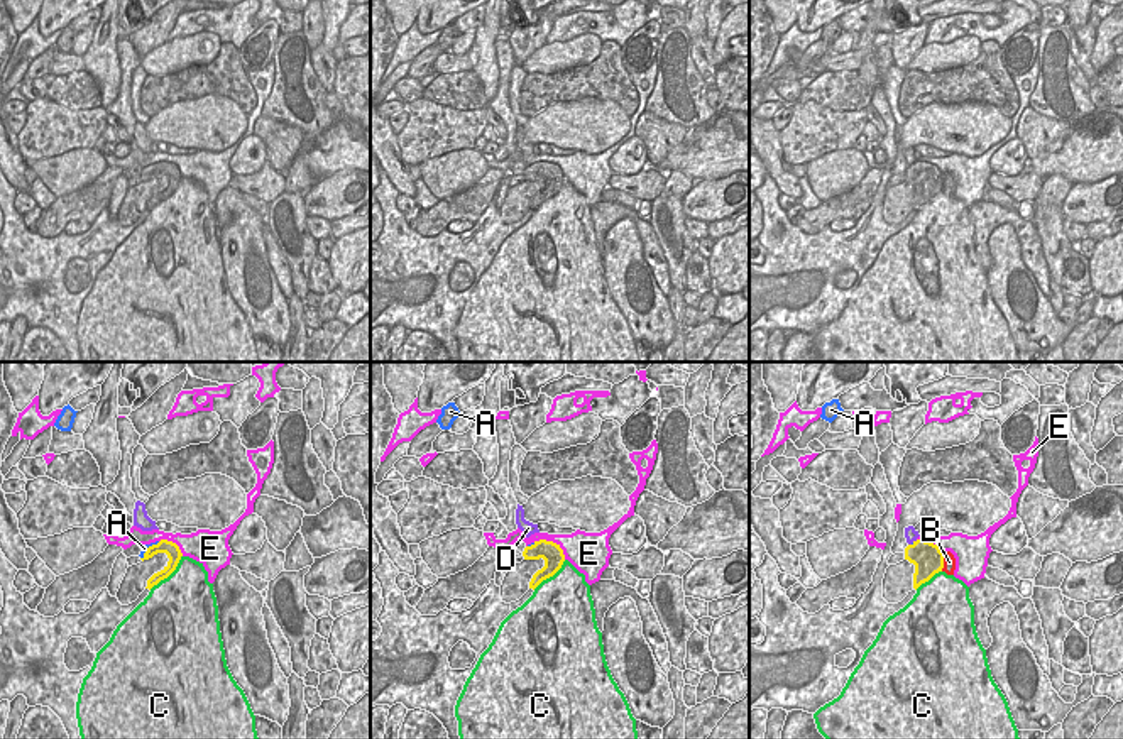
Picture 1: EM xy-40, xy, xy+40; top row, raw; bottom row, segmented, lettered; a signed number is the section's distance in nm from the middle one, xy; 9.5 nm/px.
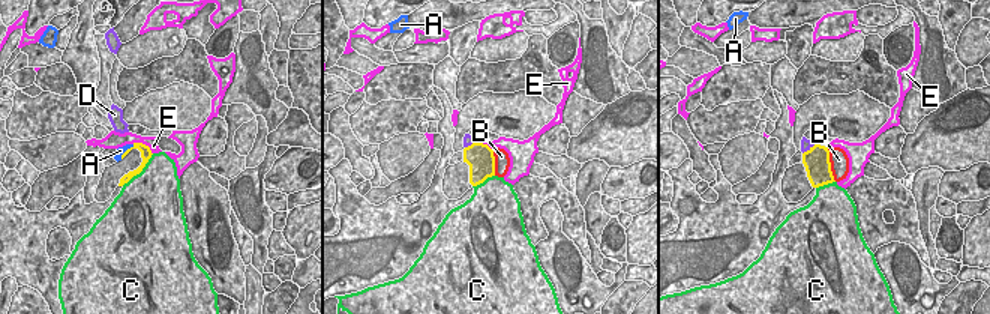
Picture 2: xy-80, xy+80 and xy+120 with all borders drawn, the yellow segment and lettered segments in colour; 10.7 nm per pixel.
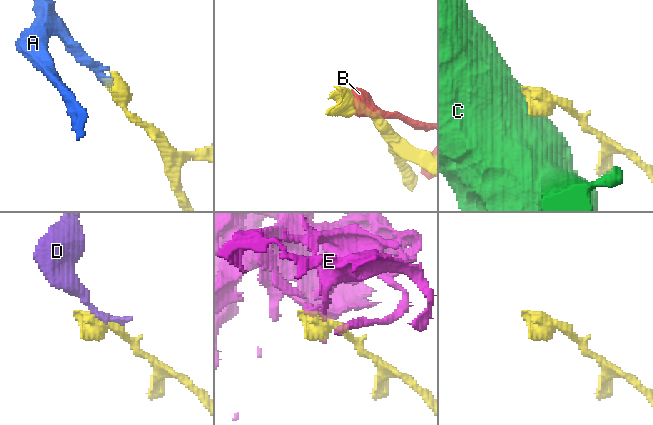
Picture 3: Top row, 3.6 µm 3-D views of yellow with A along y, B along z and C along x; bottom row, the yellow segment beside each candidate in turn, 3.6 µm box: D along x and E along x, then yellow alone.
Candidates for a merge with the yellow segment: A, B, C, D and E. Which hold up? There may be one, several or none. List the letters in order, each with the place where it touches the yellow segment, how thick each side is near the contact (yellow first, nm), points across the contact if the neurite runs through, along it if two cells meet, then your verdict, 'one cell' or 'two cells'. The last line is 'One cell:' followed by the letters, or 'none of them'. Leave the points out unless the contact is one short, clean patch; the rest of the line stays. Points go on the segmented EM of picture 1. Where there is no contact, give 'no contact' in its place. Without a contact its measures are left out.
A: meets yellow in xy-40 at (147, 548); 140 nm thick on the yellow side, 60 nm on the other; border along xy-40 (159, 541), (153, 543), (141, 558); two cells
B: meets yellow in xy+40 at (942, 562); 280 nm thick on the yellow side, 130 nm on the other; two cells
C: meets yellow in xy-40 at (168, 575); 140 nm thick on the yellow side, 500 nm on the other; two cells
D: meets yellow in xy+40 at (914, 541); 280 nm thick on the yellow side, 120 nm on the other; one cell
E: meets yellow in xy at (552, 541); 200 nm thick on the yellow side, 280 nm on the other; two cells
One cell: D

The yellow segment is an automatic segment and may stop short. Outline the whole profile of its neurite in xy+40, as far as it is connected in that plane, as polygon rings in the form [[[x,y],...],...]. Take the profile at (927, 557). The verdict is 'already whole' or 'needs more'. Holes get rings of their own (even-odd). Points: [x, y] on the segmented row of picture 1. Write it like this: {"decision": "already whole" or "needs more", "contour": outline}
{"decision": "needs more", "contour": [[[913,526],[905,528],[908,546],[905,548],[905,560],[915,565],[913,588],[929,582],[935,573],[944,568],[944,553],[930,541],[920,539]]]}

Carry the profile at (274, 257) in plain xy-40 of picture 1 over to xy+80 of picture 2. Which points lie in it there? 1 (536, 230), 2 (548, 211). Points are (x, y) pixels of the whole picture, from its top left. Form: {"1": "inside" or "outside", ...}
{"1": "inside", "2": "outside"}

